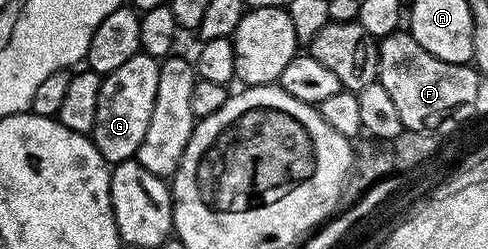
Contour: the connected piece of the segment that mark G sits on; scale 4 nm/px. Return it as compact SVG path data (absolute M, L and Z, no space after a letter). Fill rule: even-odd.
M138 51L118 70L108 73L100 81L98 90L98 114L90 133L92 145L100 151L109 165L115 166L136 155L142 138L146 138L146 126L150 126L150 114L154 114L154 94L158 94L158 70L160 60Z

